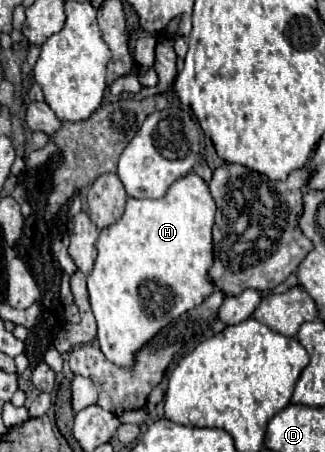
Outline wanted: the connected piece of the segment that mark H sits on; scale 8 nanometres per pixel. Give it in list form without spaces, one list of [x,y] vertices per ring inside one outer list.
[[[191,172],[173,182],[161,200],[129,198],[125,214],[113,226],[101,230],[95,266],[87,276],[87,288],[91,308],[97,318],[99,348],[107,360],[129,368],[137,348],[149,342],[161,328],[165,328],[165,324],[199,306],[211,292],[215,292],[215,286],[207,278],[207,270],[213,264],[211,228],[215,222],[215,210],[217,208],[207,184]]]

